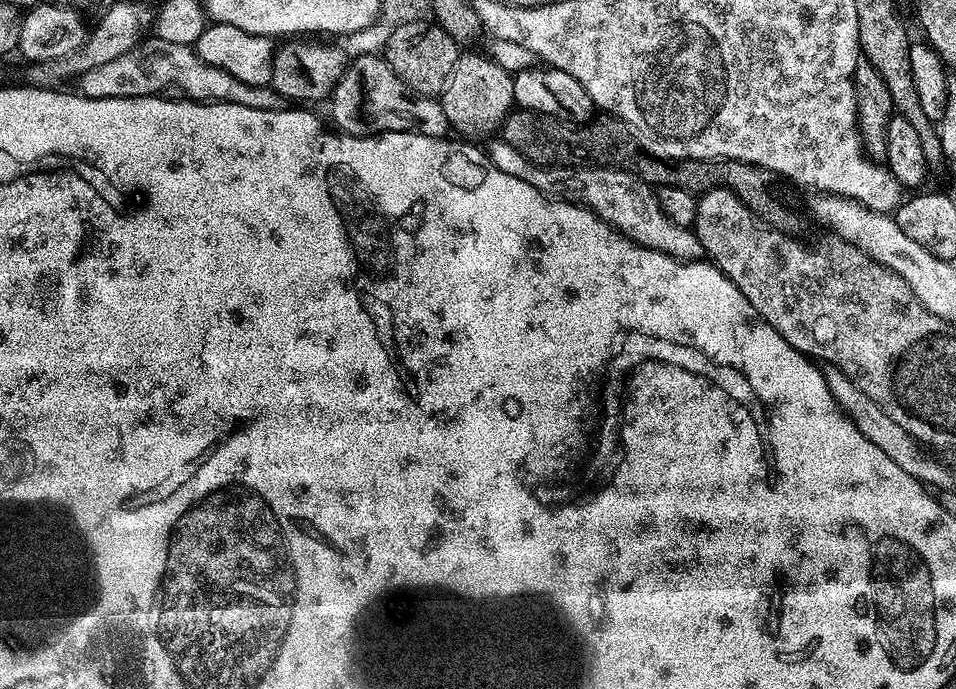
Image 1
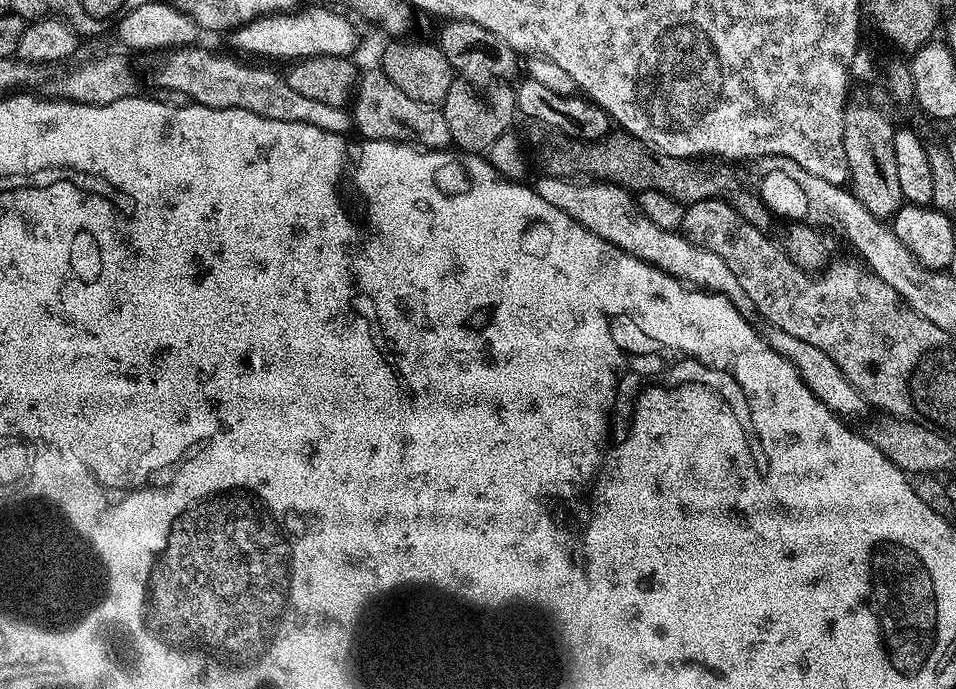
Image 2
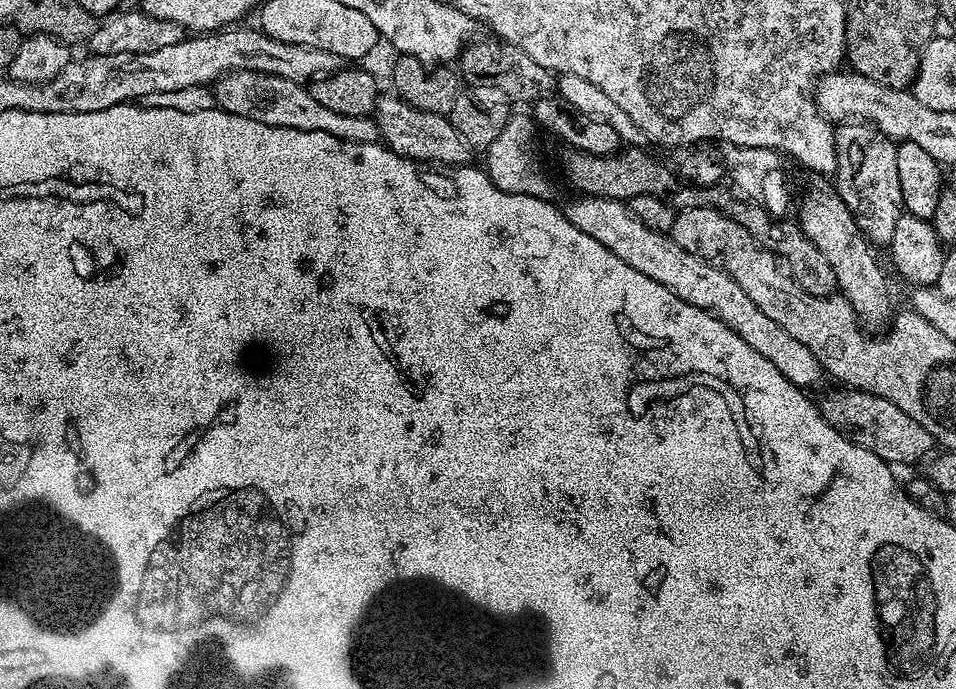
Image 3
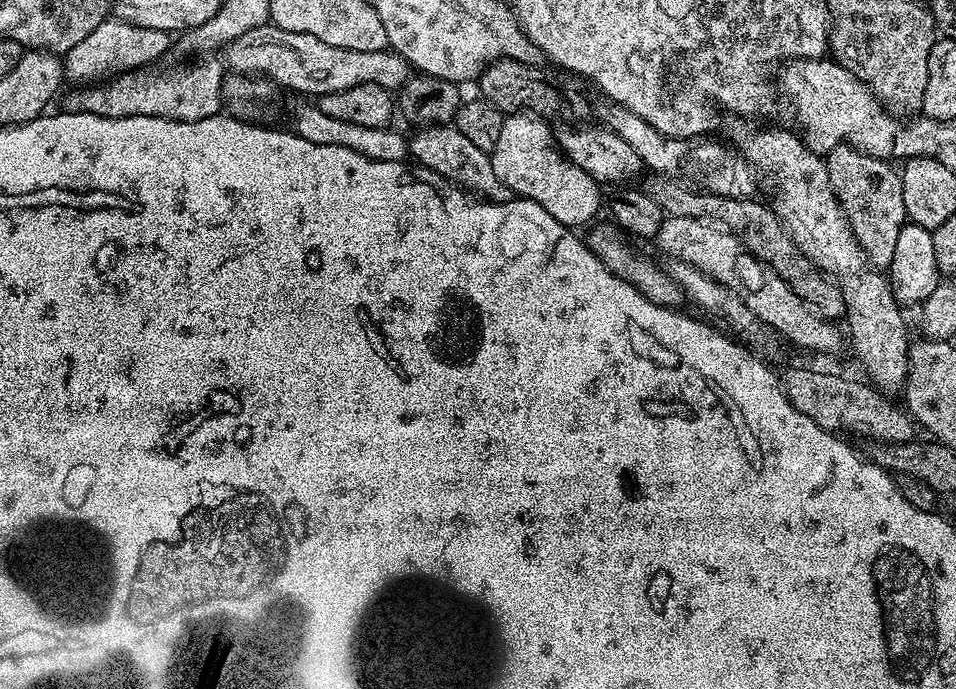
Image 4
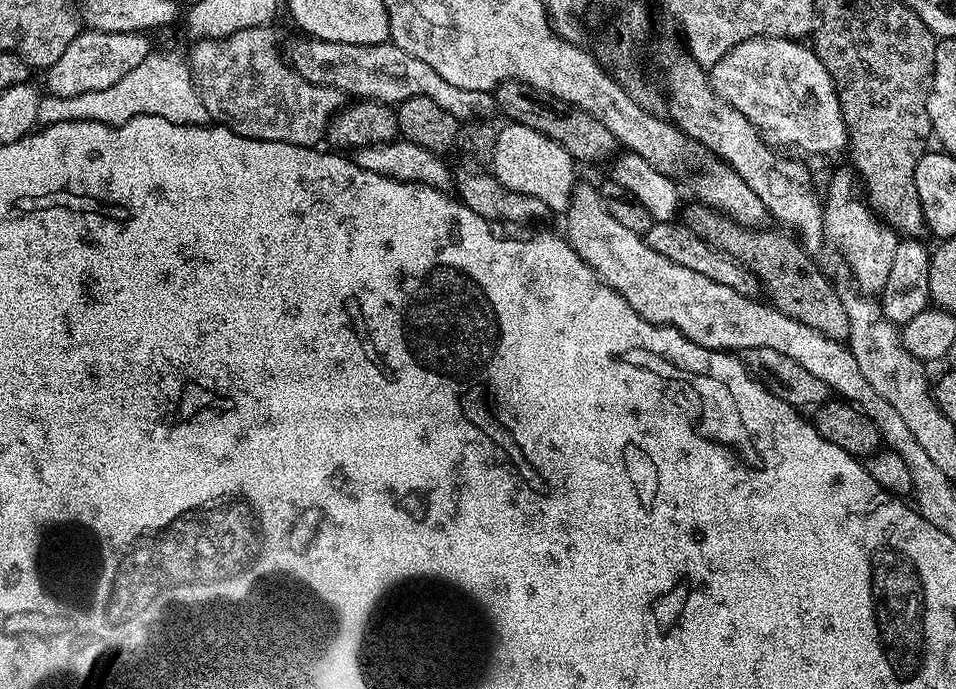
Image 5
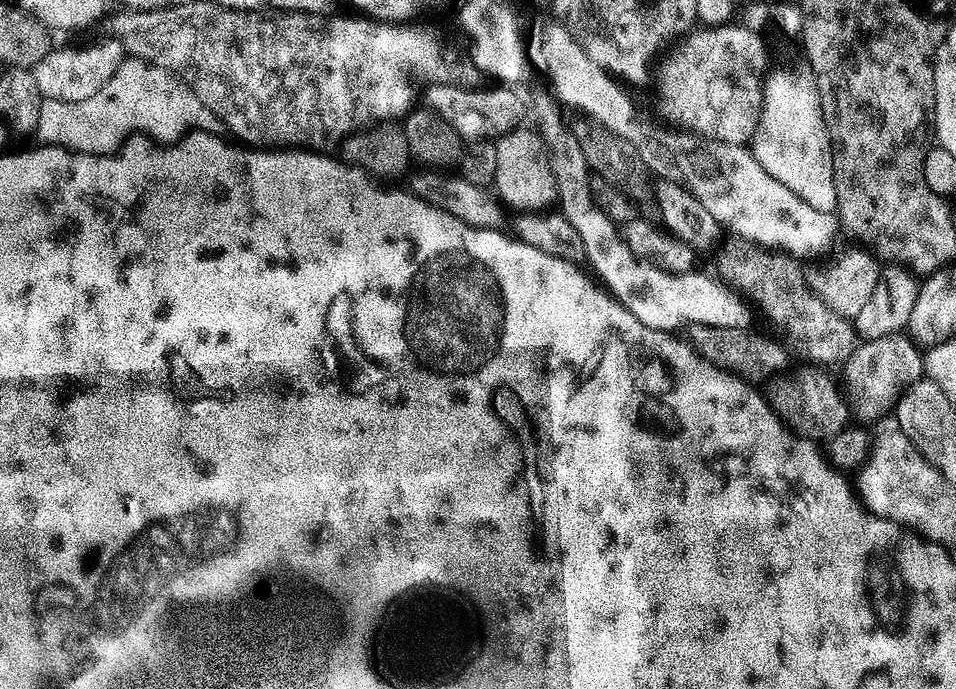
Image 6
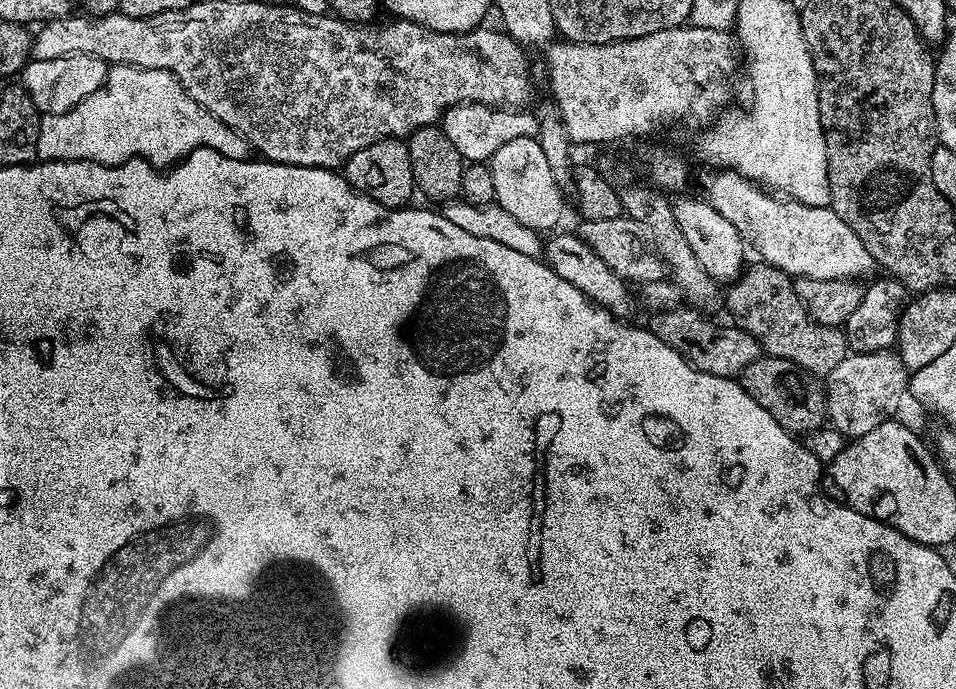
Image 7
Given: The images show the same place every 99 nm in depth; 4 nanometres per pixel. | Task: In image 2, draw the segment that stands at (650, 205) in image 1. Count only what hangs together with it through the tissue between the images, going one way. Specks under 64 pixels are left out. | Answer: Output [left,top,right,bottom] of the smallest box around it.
[534,175,754,317]

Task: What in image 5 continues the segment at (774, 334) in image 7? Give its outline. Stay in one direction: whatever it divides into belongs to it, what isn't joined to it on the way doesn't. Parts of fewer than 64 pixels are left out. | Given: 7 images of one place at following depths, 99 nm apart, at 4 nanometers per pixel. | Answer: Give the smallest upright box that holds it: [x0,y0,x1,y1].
[683,203,850,341]

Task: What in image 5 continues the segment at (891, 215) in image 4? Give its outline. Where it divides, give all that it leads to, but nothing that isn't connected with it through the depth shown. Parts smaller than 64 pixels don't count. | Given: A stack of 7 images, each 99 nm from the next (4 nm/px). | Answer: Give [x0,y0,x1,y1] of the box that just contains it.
[822,166,901,297]

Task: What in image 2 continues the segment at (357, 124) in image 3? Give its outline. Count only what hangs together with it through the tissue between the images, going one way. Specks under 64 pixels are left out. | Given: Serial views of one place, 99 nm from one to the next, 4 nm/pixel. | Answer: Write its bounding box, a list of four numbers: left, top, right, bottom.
[148,46,354,134]

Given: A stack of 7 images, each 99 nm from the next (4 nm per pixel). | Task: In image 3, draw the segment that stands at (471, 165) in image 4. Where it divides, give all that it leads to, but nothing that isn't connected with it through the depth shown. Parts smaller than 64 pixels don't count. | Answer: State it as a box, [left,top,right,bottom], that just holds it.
[374,94,474,166]

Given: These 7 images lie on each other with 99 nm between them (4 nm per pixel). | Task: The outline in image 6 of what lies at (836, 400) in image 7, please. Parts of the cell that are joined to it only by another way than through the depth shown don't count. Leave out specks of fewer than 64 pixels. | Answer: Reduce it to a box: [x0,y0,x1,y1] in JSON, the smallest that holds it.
[846,332,926,409]

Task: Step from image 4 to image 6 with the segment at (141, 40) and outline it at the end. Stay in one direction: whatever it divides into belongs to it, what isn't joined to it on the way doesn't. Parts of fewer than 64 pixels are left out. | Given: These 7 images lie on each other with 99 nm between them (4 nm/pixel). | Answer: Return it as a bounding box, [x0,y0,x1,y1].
[32,39,126,102]

